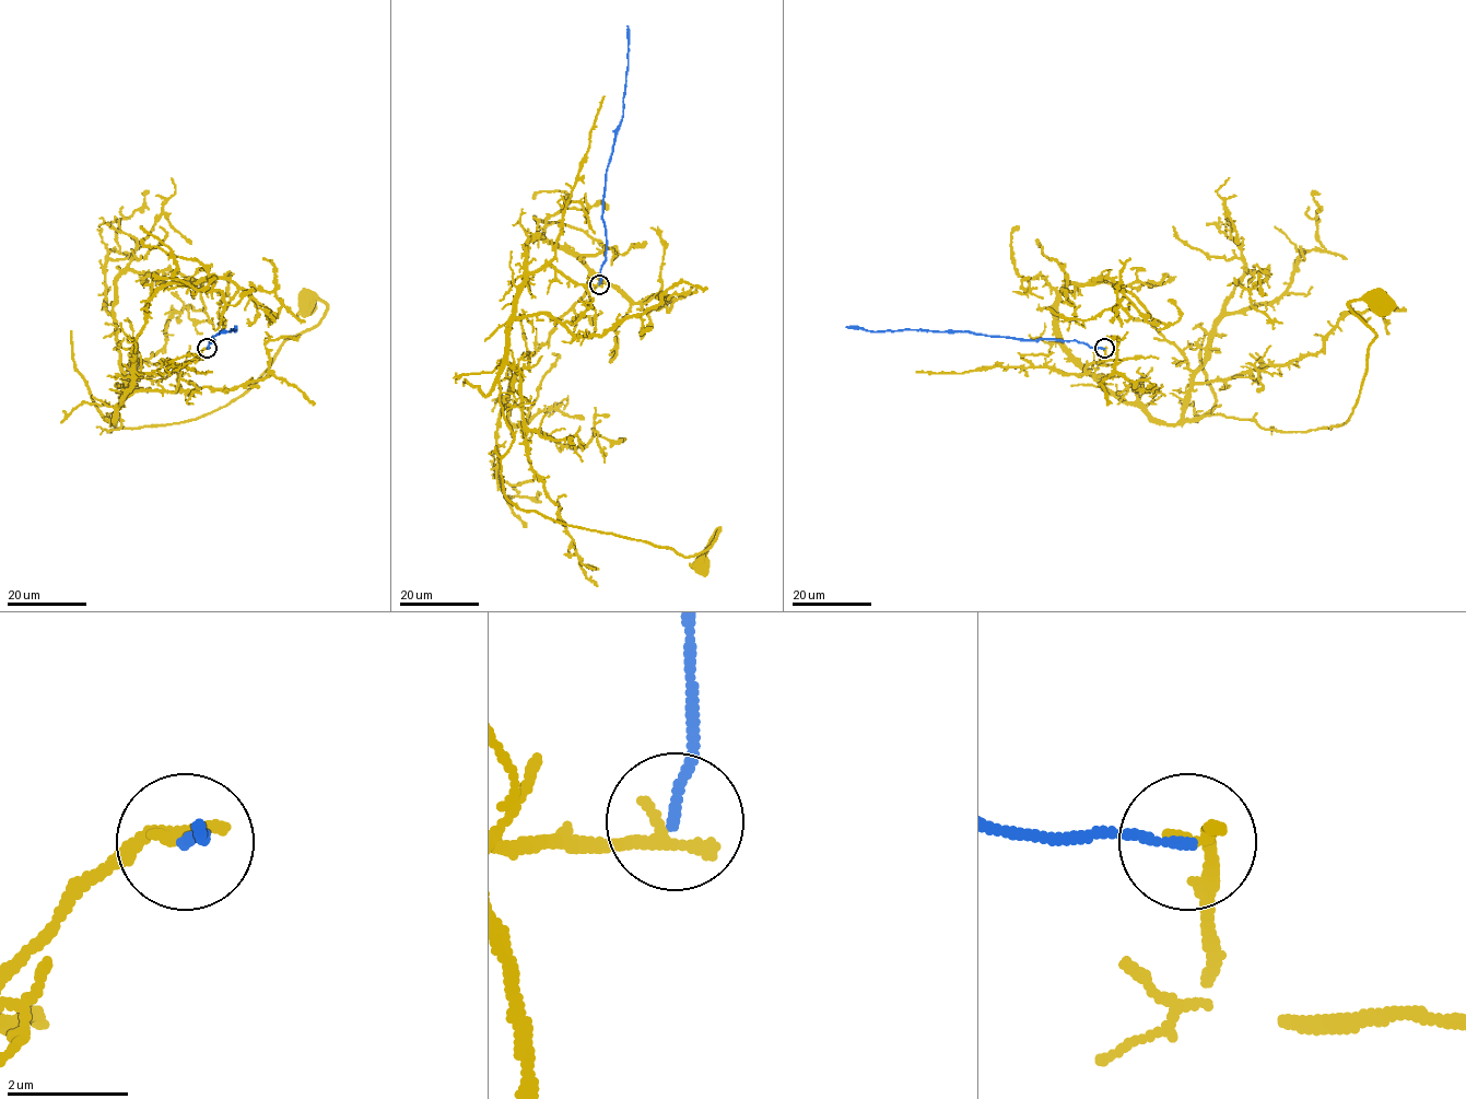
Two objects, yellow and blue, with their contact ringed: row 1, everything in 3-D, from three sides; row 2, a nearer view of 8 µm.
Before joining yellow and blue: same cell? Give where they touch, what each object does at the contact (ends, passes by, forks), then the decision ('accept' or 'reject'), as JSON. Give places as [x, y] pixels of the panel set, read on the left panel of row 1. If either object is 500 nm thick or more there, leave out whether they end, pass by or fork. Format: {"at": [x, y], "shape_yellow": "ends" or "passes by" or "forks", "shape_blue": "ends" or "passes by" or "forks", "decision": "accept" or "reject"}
{"at": [207, 348], "shape_yellow": "ends", "shape_blue": "ends", "decision": "reject"}

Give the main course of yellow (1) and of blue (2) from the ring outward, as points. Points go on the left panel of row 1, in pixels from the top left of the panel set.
1: (207, 349), (141, 372), (108, 432), (226, 406), (319, 323), (325, 304), (309, 304)
2: (207, 349), (213, 341), (210, 340), (212, 337), (223, 330), (235, 331), (234, 327)

